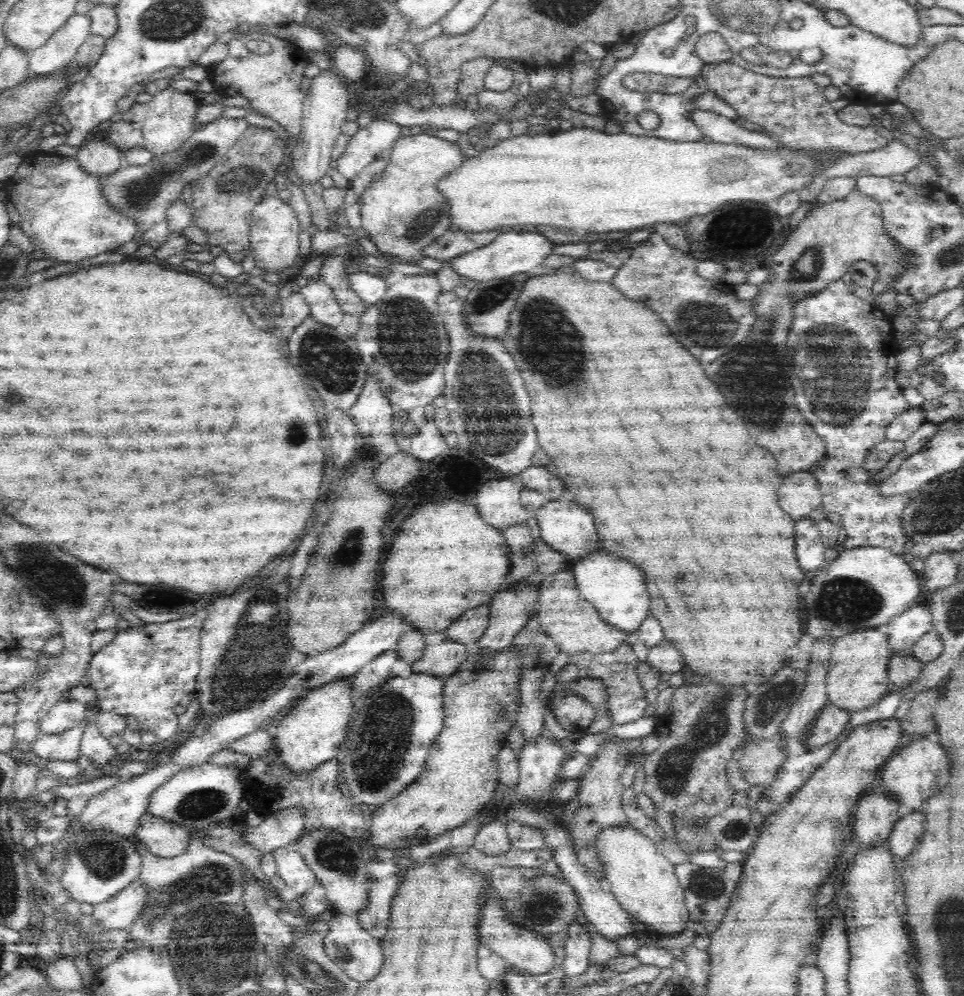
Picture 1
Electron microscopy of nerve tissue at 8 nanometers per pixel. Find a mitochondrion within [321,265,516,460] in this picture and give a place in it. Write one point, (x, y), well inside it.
(405, 331)

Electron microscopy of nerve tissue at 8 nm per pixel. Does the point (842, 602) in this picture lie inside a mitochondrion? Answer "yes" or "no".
yes

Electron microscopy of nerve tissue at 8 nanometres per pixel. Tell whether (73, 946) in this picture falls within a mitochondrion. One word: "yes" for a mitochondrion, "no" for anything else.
no

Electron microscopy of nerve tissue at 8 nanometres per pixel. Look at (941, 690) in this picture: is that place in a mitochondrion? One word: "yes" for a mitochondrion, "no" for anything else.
no

